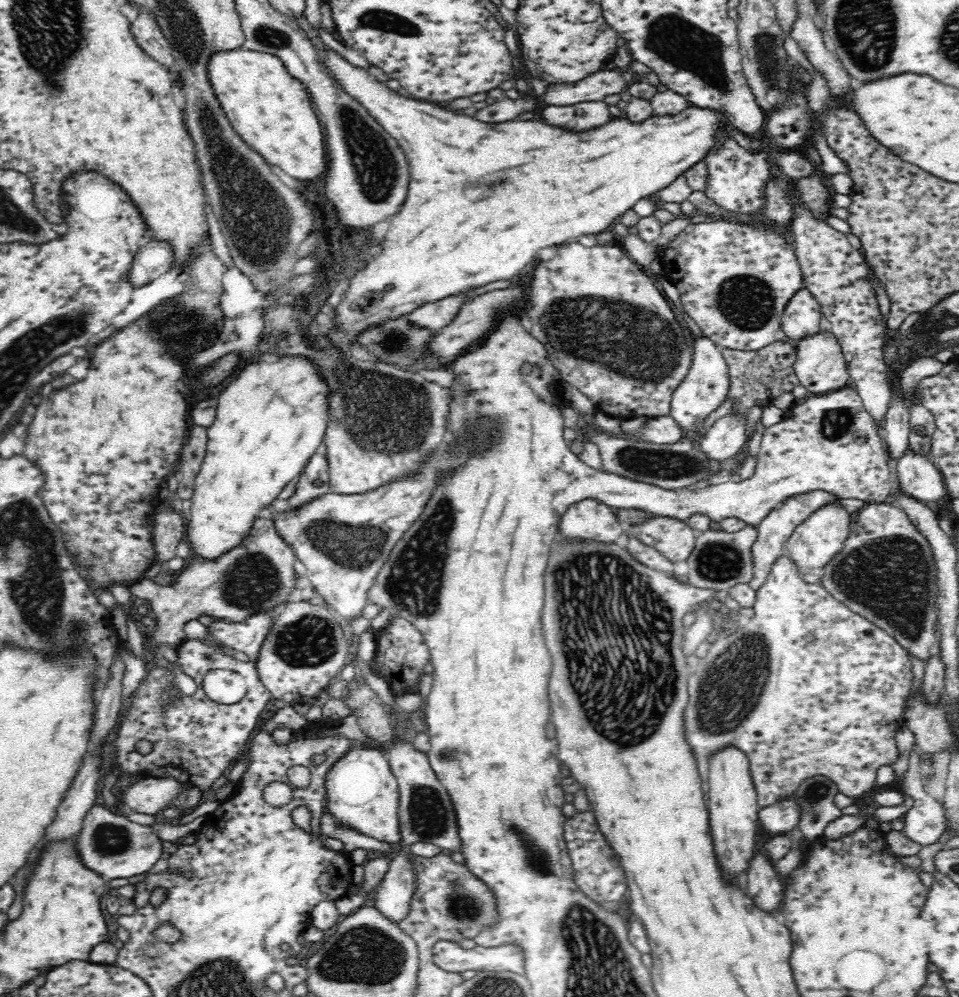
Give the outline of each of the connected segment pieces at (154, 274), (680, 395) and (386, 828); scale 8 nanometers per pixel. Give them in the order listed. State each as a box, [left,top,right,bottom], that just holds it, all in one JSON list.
[[127,242,171,288],[669,336,730,432],[325,744,399,846]]

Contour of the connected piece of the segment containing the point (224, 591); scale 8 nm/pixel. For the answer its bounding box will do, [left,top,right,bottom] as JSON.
[130,516,298,671]

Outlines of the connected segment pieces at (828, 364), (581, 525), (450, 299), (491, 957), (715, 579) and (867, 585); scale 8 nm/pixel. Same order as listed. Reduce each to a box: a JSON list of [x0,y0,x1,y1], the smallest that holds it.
[[794,330,849,394],[558,497,625,542],[410,287,478,331],[432,939,524,975],[684,523,757,593],[822,501,938,663]]

